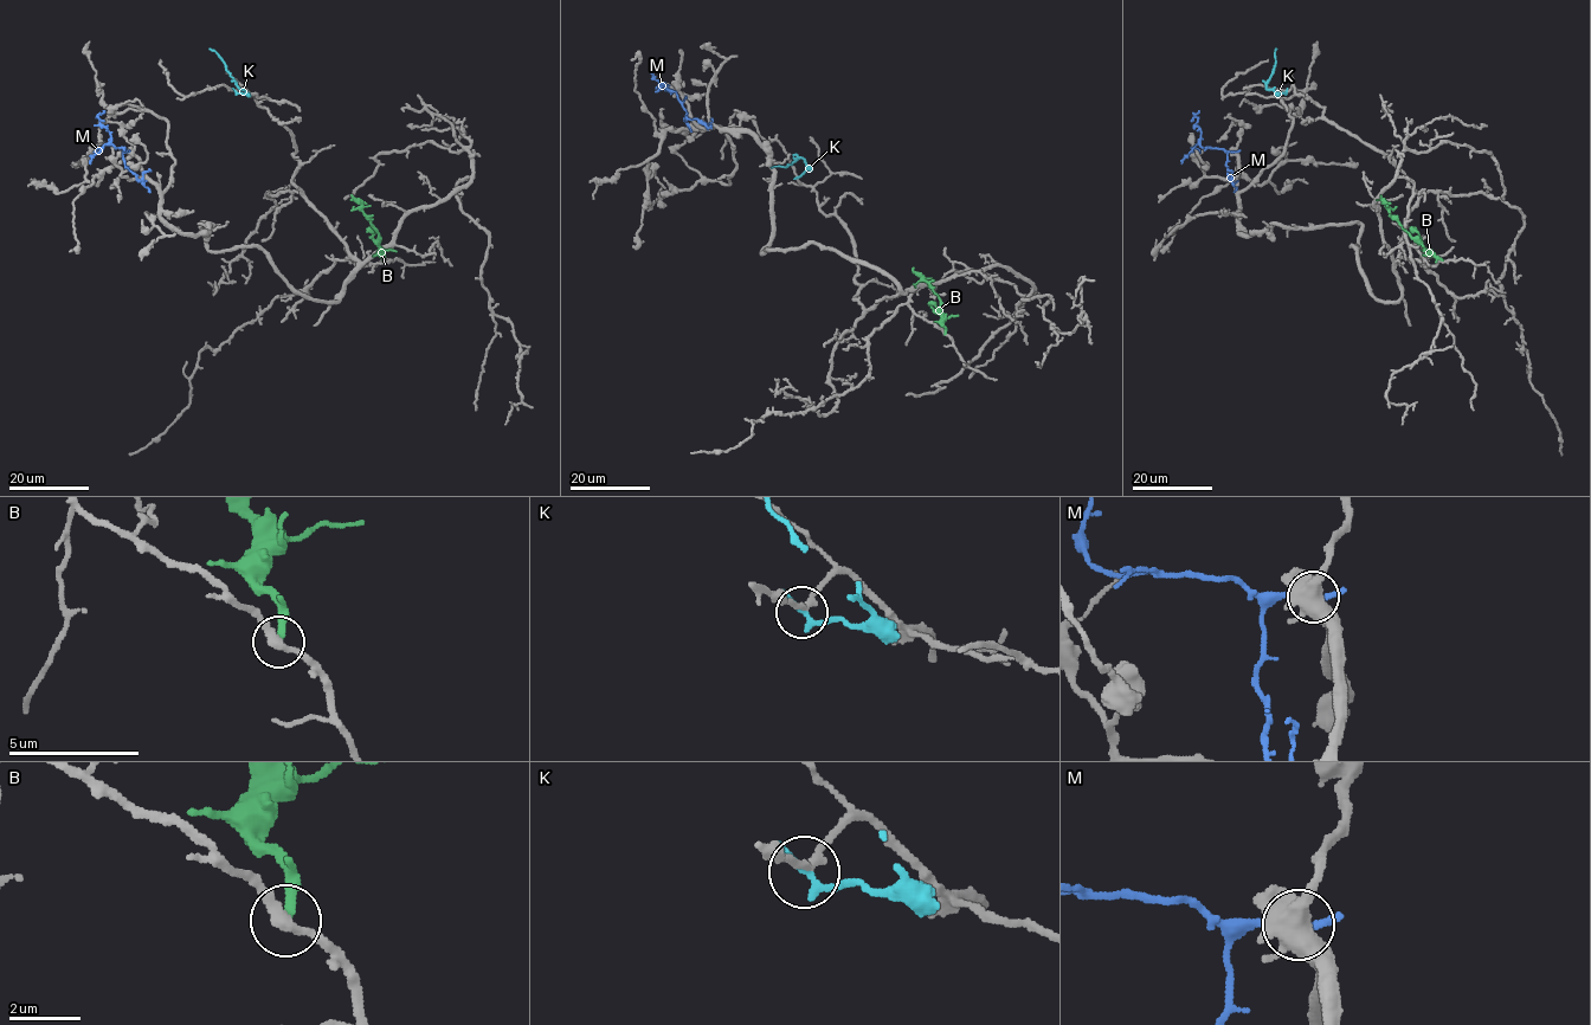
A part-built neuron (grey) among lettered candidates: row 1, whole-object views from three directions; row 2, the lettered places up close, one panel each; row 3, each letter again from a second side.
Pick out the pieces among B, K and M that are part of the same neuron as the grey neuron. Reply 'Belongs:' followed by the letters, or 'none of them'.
Belongs: none of them

